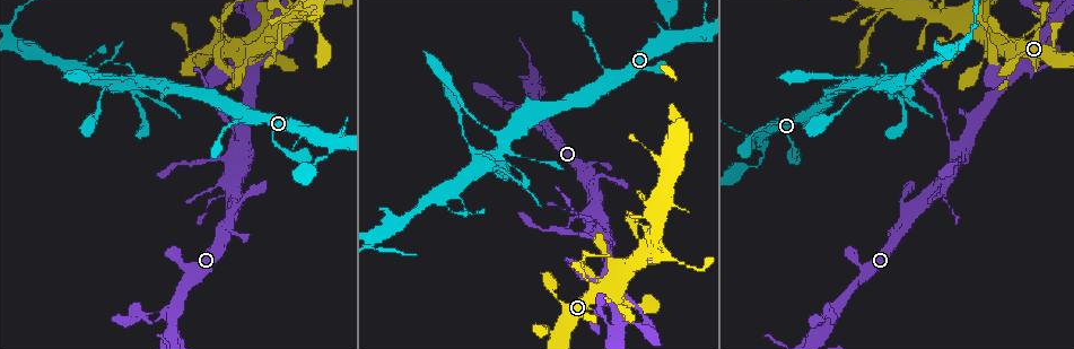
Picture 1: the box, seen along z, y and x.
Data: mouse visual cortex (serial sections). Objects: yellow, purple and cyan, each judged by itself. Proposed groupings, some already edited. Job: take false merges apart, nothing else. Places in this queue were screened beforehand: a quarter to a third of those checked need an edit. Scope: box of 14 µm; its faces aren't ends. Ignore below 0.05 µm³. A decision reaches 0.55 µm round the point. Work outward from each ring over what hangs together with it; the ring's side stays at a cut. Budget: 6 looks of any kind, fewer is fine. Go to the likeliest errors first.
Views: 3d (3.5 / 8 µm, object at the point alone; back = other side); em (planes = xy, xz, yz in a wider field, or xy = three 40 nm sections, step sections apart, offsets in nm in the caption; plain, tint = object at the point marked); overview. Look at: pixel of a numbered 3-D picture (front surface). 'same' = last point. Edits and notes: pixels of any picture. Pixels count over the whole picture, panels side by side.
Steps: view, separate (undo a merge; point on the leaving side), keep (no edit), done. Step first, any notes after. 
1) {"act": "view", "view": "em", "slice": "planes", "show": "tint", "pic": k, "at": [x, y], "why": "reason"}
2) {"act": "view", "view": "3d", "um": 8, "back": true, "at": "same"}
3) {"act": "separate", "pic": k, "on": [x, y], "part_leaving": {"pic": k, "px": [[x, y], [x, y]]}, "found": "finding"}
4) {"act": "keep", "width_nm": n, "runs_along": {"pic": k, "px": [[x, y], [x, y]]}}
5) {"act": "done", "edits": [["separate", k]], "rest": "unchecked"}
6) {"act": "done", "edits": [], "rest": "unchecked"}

{"act": "view", "view": "3d", "um": 3.5, "pic": 1, "at": [593, 221], "why": "thin neck"}

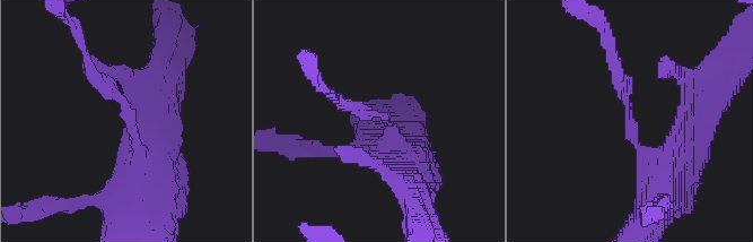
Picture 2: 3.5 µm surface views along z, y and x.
{"act": "view", "view": "em", "slice": "xy", "step": 3, "show": "tint", "pic": 2, "at": [127, 104], "arm_widths_nm": [200, 250], "why": "now the EM"}

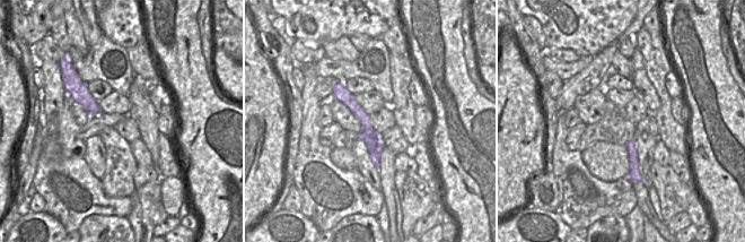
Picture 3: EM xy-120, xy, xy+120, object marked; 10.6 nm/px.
{"act": "separate", "pic": 2, "on": [619, 75], "width_nm": 170, "part_leaving": {"pic": 2, "px": [[625, 97], [603, 25]]}, "found": "two cells meet here"}

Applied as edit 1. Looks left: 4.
{"act": "view", "view": "overview"}

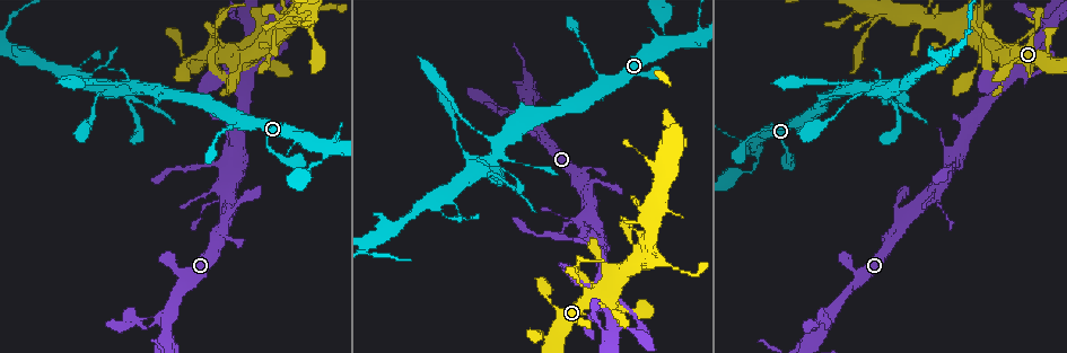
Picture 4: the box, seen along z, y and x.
{"act": "view", "view": "3d", "um": 3.5, "back": true, "pic": 4, "at": [903, 105], "why": "sharp bend"}

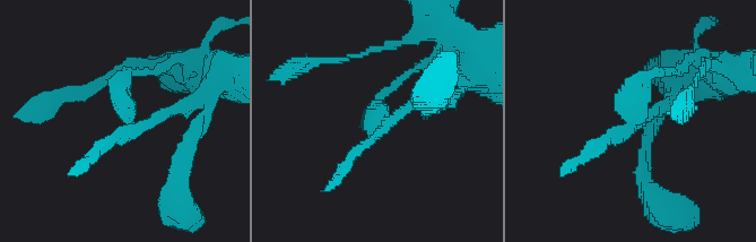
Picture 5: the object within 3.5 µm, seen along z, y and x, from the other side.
{"act": "view", "view": "em", "slice": "xy", "step": 1, "show": "tint", "pic": 5, "at": [386, 117]}

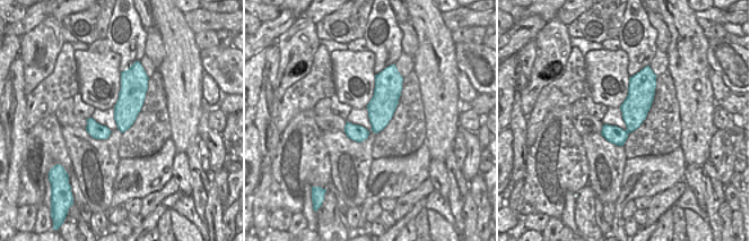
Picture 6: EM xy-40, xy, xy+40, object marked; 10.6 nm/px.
{"act": "separate", "pic": 5, "on": [359, 148], "found": "a second cell is stuck on"}

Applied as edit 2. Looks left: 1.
{"act": "view", "view": "3d", "um": 3.5, "pic": 4, "at": [250, 30]}

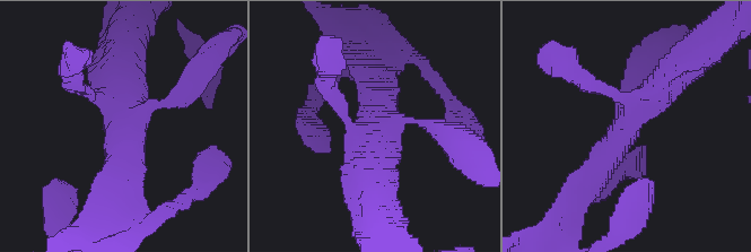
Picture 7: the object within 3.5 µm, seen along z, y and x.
{"act": "keep", "runs_along": {"pic": 7, "px": [[578, 190], [677, 69]]}, "found": "one cell here"}

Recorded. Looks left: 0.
{"act": "done", "edits": [["separate", 2], ["separate", 5]], "rest": "unchecked"}

